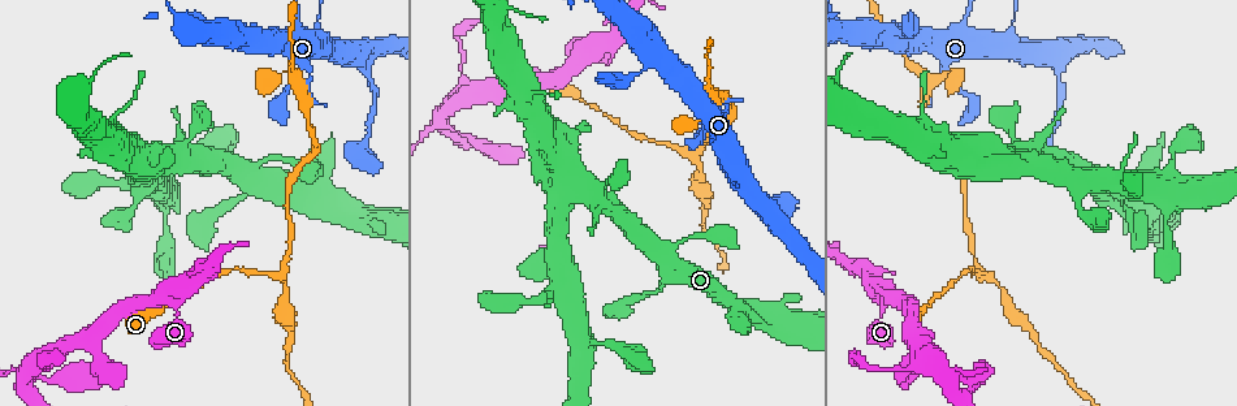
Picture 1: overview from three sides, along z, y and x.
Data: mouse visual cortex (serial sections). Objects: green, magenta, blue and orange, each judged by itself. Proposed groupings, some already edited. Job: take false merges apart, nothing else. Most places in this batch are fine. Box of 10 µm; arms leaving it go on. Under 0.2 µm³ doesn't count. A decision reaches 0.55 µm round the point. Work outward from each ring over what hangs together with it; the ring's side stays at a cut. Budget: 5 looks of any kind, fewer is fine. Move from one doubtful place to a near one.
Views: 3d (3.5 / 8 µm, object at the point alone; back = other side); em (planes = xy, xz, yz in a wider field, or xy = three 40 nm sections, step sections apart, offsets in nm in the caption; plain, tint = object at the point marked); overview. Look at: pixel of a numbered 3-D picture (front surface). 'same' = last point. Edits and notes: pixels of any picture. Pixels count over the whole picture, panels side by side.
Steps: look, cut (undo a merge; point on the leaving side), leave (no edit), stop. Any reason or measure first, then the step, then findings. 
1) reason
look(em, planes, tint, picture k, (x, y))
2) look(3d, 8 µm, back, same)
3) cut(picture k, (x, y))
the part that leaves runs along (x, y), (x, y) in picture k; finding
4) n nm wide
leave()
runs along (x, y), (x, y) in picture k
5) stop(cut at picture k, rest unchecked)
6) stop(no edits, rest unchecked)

thick turns thin
look(3d, 3.5 µm, picture 1, (180, 289))

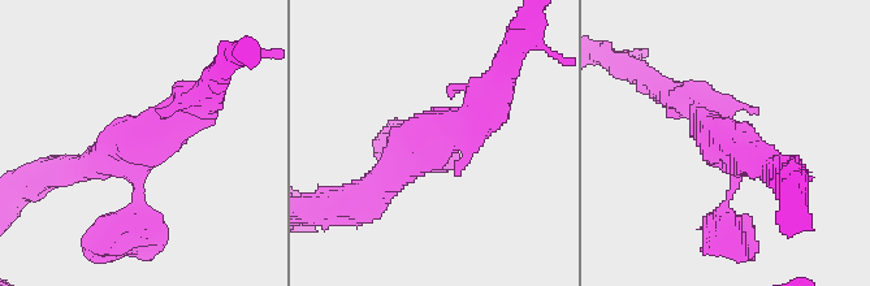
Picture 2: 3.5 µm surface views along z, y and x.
arms of 250, 400, 450 nm
leave()
one cell here

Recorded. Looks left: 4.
look(3d, 3.5 µm, picture 1, (261, 274))

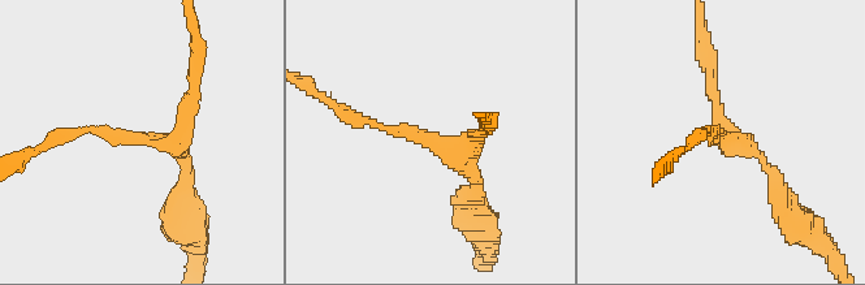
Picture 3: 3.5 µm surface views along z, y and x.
shape alone is not enough
look(em, xy, step 2, tint, picture 3, (425, 138))

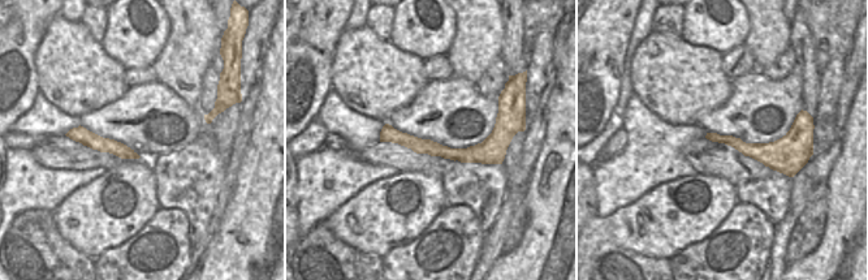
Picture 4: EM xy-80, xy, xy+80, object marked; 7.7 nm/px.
120 nm wide
leave()
runs along (499, 130), (478, 154), (383, 138) in picture 4; one cell here

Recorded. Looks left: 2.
stop(no edits, rest unchecked)

